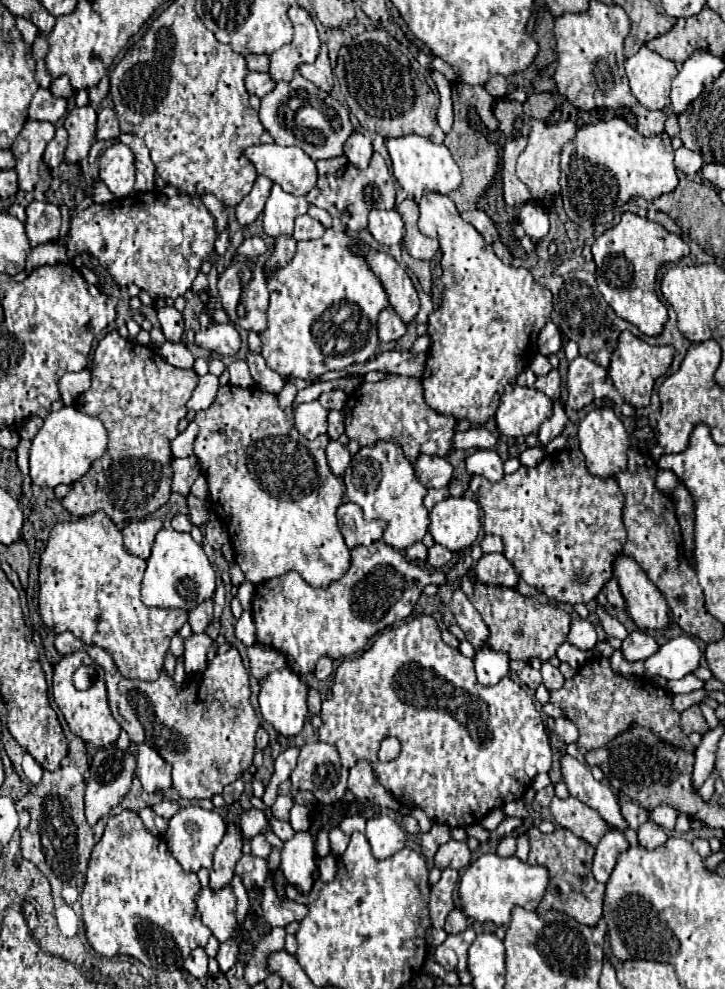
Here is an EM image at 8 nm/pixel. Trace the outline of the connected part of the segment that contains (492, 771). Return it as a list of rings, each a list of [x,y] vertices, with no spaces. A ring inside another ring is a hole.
[[[417,616],[413,620],[409,620],[403,626],[385,630],[379,634],[379,638],[371,644],[369,650],[365,650],[359,658],[345,658],[341,662],[341,666],[335,670],[335,678],[333,678],[333,686],[331,686],[331,694],[329,698],[323,700],[321,704],[321,714],[323,724],[319,728],[319,740],[321,742],[329,742],[333,746],[337,746],[339,750],[339,758],[343,762],[345,768],[351,768],[357,760],[367,760],[373,768],[375,778],[383,784],[383,788],[387,792],[393,794],[393,798],[401,804],[401,806],[415,806],[421,808],[435,824],[445,824],[449,828],[465,828],[471,824],[481,822],[491,810],[501,808],[505,802],[509,800],[519,800],[525,790],[531,786],[531,780],[539,774],[539,772],[549,772],[551,768],[551,746],[549,746],[549,736],[545,732],[545,724],[541,722],[541,714],[535,710],[533,698],[527,694],[525,688],[521,688],[519,684],[515,684],[509,676],[503,678],[499,684],[495,686],[483,686],[477,682],[475,678],[475,668],[473,668],[473,660],[463,656],[459,650],[447,646],[441,638],[441,630],[437,626],[437,622],[431,616]],[[387,736],[395,736],[401,742],[401,754],[399,758],[391,760],[391,762],[379,762],[377,752],[381,742]]]

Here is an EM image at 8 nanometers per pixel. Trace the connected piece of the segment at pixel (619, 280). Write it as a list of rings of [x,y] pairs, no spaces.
[[[625,212],[621,222],[601,234],[593,244],[593,260],[597,264],[597,288],[615,314],[641,330],[645,336],[659,336],[667,322],[667,308],[655,294],[657,272],[665,262],[679,262],[689,256],[689,246],[663,226]]]

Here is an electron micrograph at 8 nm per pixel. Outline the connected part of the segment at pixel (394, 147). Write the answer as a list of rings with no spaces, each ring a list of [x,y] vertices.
[[[411,134],[411,136],[387,140],[387,150],[391,156],[393,176],[397,178],[401,188],[413,196],[415,202],[419,202],[427,192],[449,194],[461,186],[461,172],[455,160],[451,158],[451,152],[443,144],[433,144],[423,136]]]

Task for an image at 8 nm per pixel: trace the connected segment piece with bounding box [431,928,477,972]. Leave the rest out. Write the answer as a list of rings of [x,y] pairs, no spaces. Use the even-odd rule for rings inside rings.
[[[467,928],[461,934],[451,934],[443,944],[431,950],[431,958],[439,962],[445,970],[467,970],[467,950],[475,940],[475,930]]]

